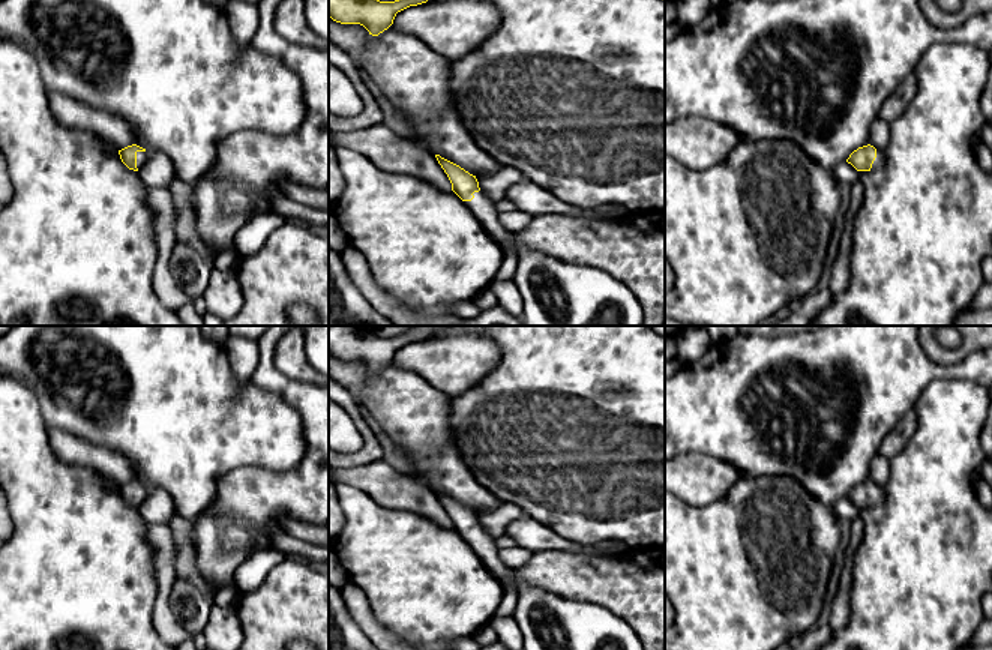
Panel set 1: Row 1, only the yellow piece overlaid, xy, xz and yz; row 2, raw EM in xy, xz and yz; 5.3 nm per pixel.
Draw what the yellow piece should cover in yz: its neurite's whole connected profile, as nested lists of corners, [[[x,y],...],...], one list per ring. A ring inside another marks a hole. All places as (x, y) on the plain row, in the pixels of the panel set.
[[[867,480],[854,486],[846,495],[857,507],[870,507],[884,501],[885,491],[882,486]]]

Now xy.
[[[132,480],[132,482],[128,482],[122,486],[119,486],[119,491],[120,491],[122,498],[129,506],[138,507],[147,498],[152,488],[149,488],[137,480]]]

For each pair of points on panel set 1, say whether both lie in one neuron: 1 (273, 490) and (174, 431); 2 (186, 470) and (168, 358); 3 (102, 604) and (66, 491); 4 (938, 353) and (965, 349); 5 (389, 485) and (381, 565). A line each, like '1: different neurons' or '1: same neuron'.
1: different neurons
2: same neuron
3: same neuron
4: same neuron
5: different neurons

